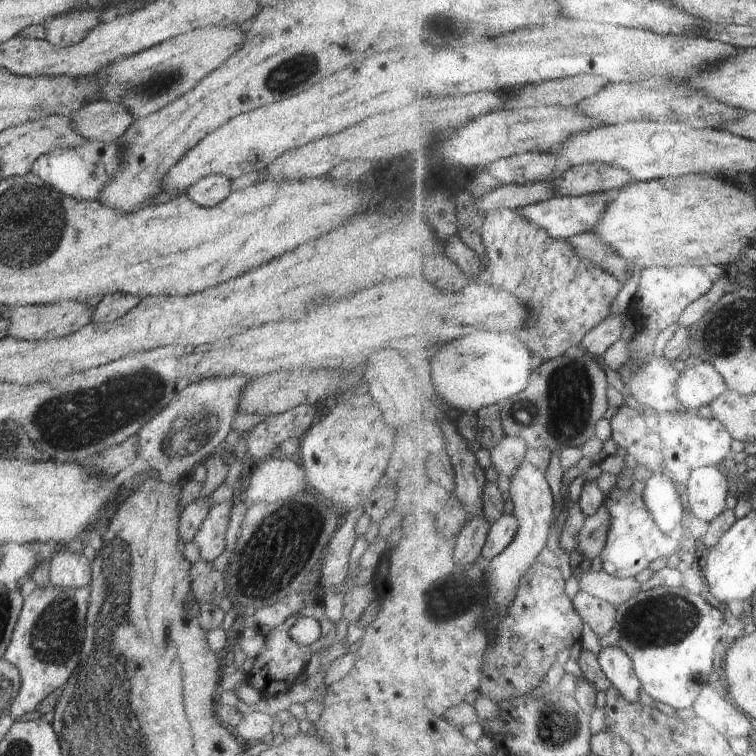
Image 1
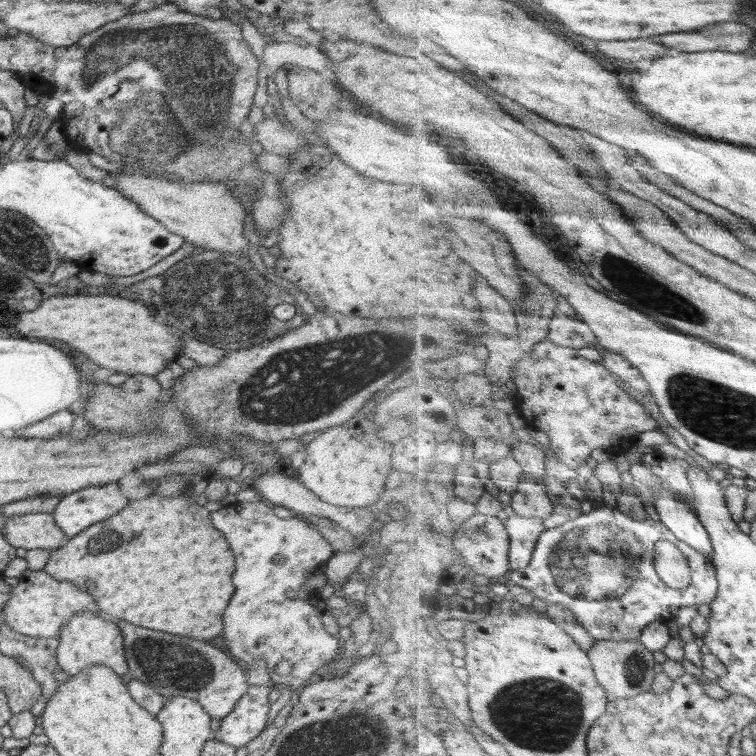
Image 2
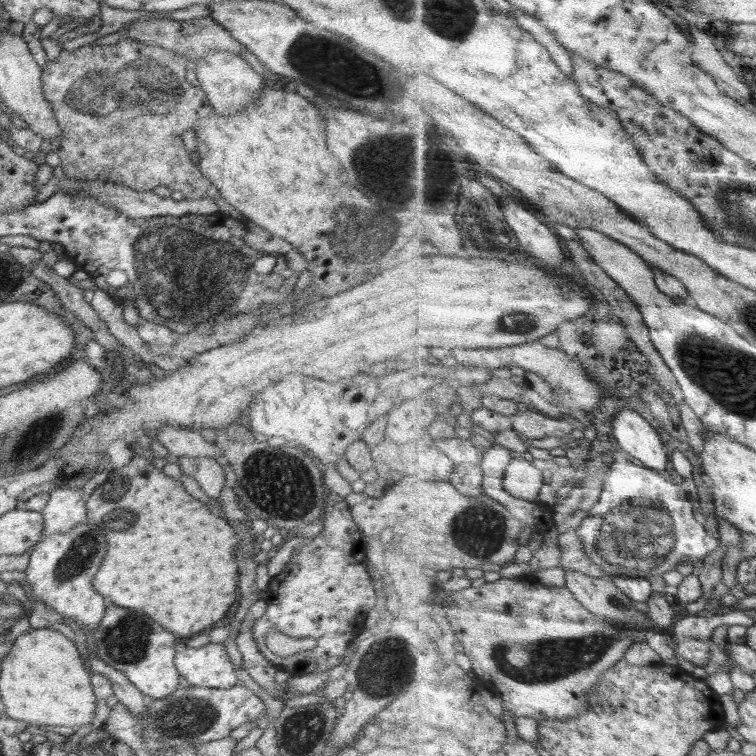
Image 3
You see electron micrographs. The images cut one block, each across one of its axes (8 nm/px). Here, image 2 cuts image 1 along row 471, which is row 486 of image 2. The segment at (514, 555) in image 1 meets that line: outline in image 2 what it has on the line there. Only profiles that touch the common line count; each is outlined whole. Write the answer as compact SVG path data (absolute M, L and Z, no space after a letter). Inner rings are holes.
M525 473L522 482L518 484L518 492L513 496L512 506L520 516L528 518L550 518L555 511L555 505L550 500L550 492L532 474Z

